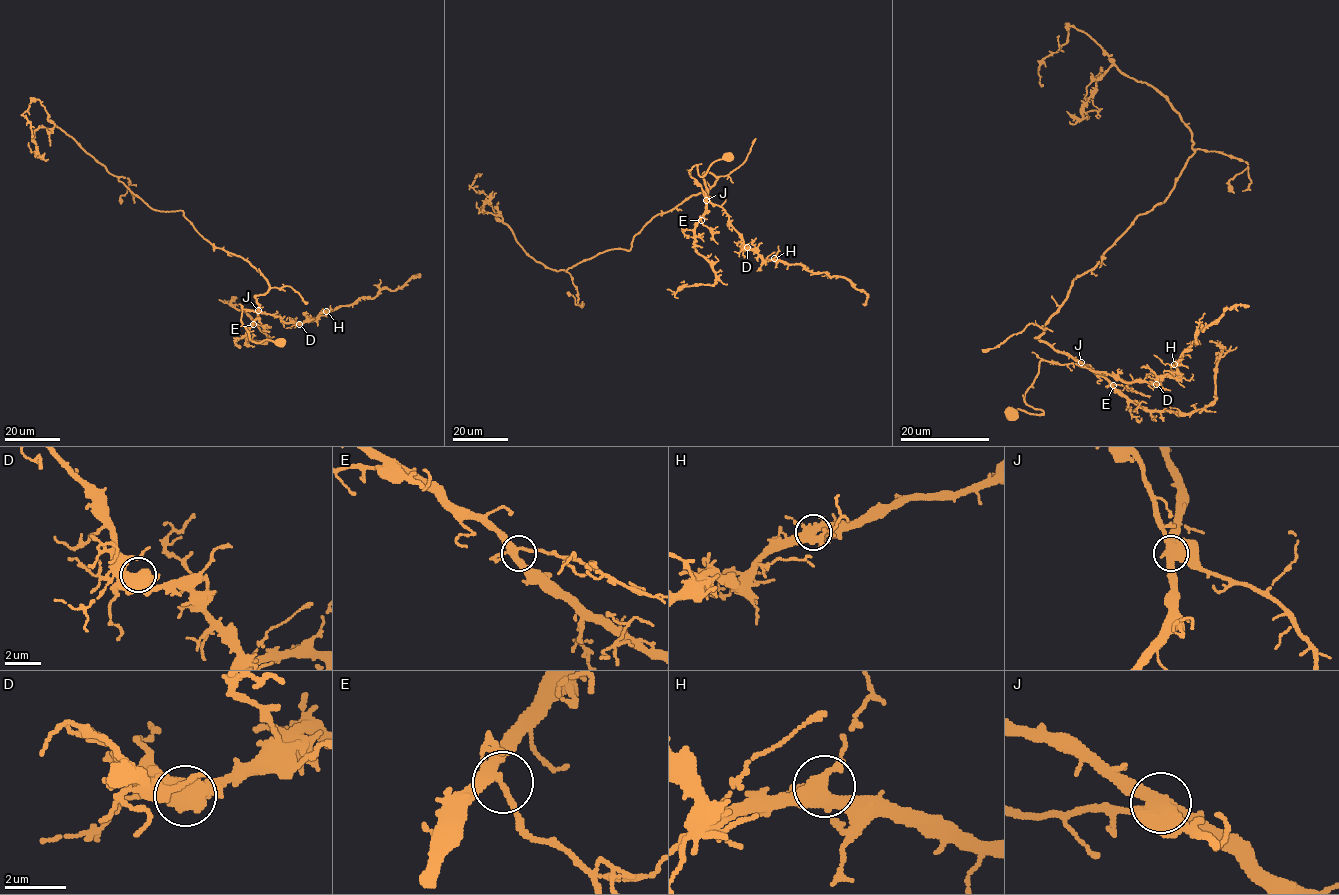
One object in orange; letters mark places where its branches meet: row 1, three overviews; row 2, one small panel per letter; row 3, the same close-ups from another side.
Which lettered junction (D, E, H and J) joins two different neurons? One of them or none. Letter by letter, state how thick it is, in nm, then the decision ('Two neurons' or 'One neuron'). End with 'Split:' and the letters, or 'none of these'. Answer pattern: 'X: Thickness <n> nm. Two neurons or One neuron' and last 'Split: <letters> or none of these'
D: Thickness 480 nm. One neuron
E: Thickness 320 nm. One neuron
H: Thickness 440 nm. One neuron
J: Thickness 480 nm. Two neurons
Split: J

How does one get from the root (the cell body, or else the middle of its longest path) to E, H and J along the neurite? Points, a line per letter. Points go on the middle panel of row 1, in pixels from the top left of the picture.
E: (670, 210), (708, 189), (717, 179), (708, 172), (703, 174), (707, 187), (706, 212), (701, 220)
H: (670, 210), (708, 189), (717, 179), (708, 172), (707, 198), (724, 210), (746, 247), (764, 261), (774, 258)
J: (670, 210), (708, 189), (717, 179), (708, 172), (703, 174), (706, 200)

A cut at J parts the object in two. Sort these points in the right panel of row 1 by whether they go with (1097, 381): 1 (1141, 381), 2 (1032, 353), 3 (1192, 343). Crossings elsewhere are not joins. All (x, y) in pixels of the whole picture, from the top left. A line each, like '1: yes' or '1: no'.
1: no
2: no
3: no

